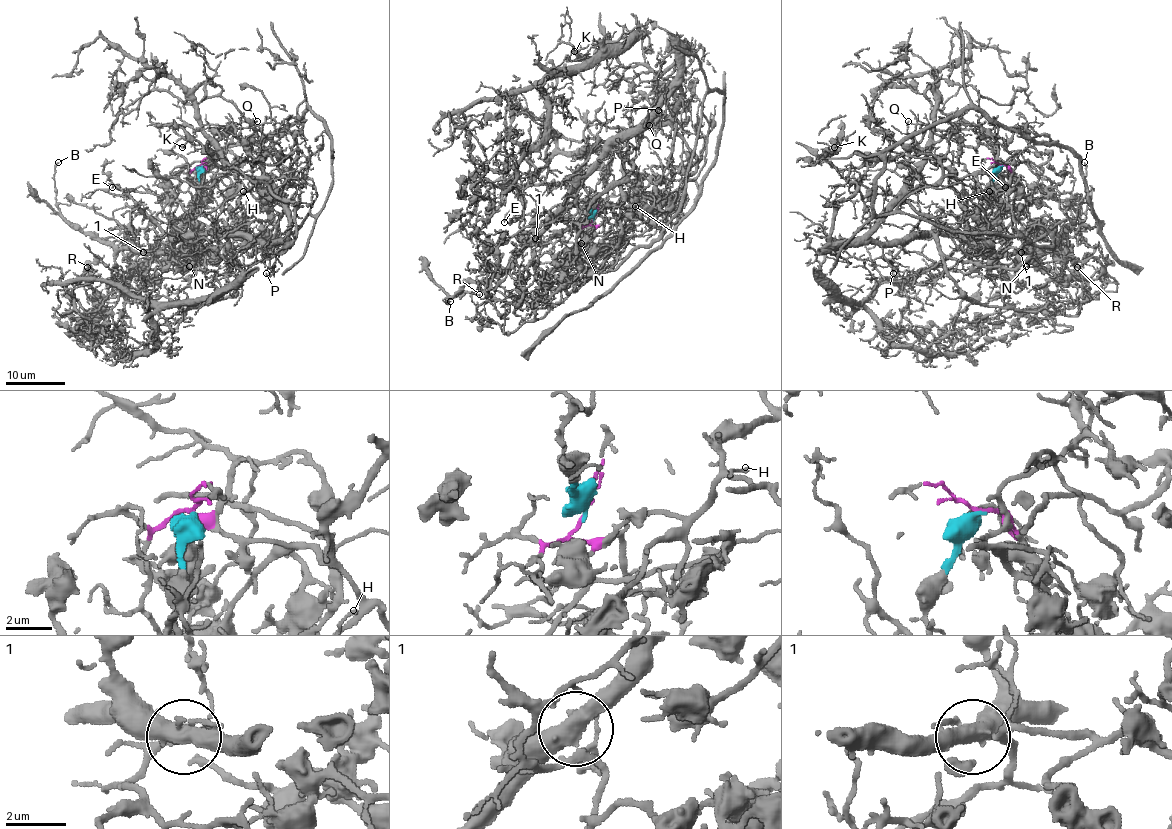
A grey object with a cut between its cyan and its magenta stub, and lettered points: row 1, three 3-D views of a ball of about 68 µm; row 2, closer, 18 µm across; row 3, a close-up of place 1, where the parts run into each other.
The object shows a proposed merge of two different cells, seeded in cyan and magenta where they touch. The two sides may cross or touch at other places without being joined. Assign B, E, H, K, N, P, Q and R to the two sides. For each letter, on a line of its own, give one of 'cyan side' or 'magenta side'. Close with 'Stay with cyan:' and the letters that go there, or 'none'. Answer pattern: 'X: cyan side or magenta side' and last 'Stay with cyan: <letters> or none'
B: cyan side
E: cyan side
H: magenta side
K: cyan side
N: magenta side
P: cyan side
Q: cyan side
R: cyan side
Stay with cyan: B, E, K, P, Q, R

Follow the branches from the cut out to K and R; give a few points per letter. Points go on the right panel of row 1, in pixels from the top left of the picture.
K: (1001, 166), (978, 224), (837, 242), (833, 206), (857, 184), (825, 156), (834, 147)
R: (1001, 166), (987, 193), (992, 211), (966, 234), (996, 251), (1045, 249), (1084, 297), (1088, 280), (1076, 267)

